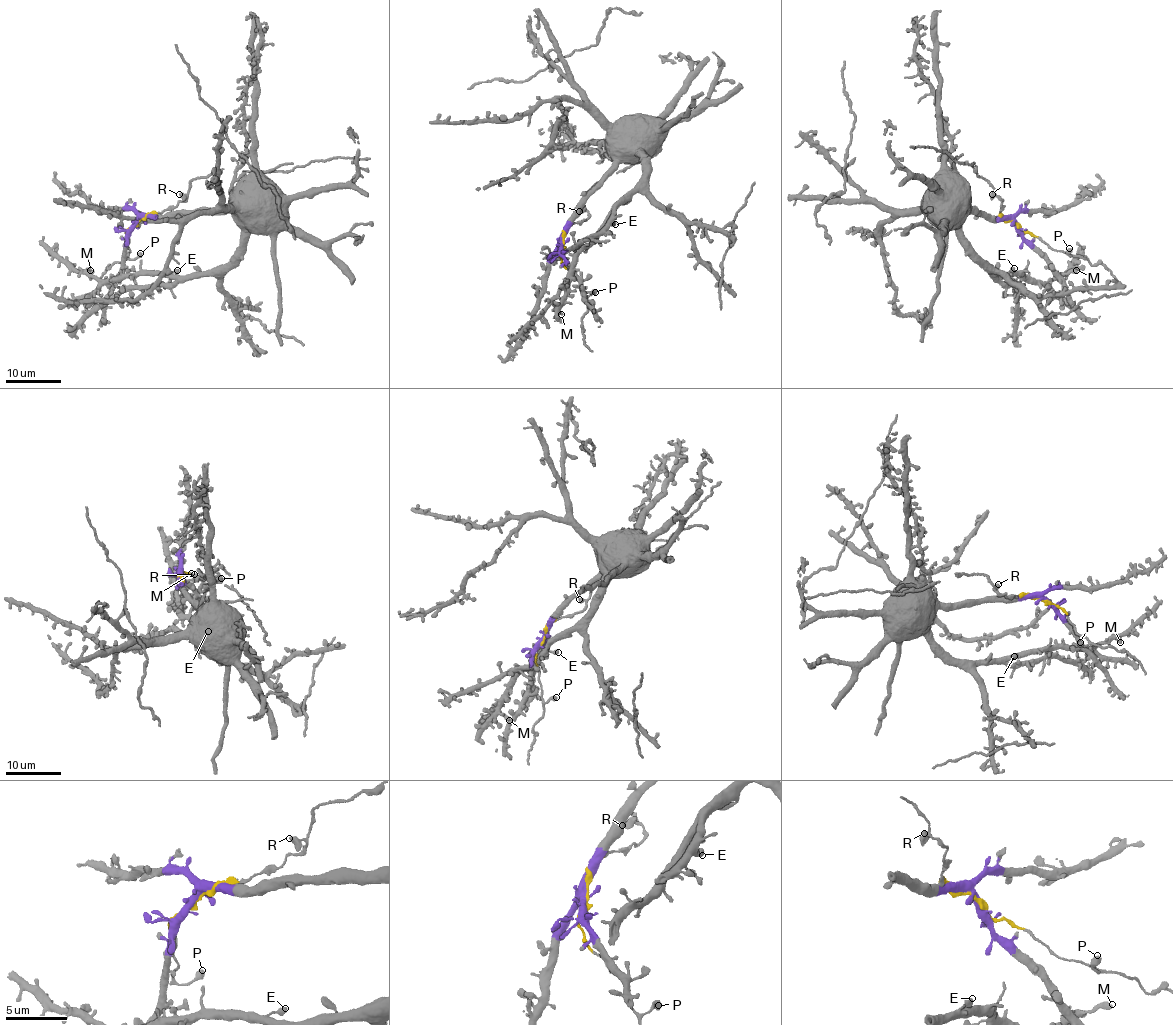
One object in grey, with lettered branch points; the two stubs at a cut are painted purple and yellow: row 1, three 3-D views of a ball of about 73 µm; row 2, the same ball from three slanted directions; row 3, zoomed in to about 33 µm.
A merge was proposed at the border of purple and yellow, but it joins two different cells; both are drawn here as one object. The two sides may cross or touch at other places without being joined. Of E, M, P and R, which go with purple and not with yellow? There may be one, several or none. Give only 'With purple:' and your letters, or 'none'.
With purple: E, M

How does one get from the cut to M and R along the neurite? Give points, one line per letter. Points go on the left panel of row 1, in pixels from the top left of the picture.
M: (137, 223), (231, 209), (242, 236), (222, 266), (186, 277), (100, 280), (90, 269)
R: (137, 223), (149, 213), (171, 209), (187, 198), (179, 193)

